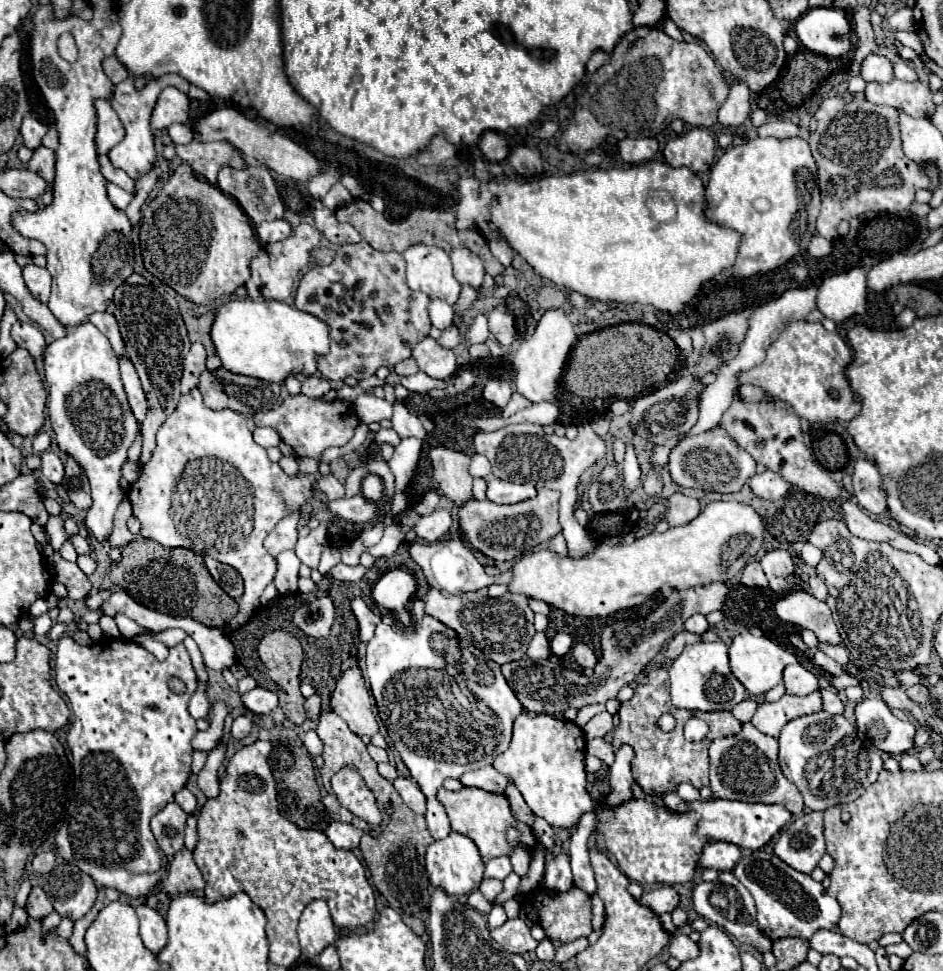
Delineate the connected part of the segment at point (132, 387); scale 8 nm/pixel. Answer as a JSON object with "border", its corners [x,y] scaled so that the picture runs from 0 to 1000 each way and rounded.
{"border":[[[133,366],[126,368],[126,378],[128,378],[128,390],[130,390],[130,399],[133,399],[133,405],[135,405],[139,423],[143,425],[145,434],[152,434],[154,427],[156,427],[158,417],[156,417],[156,409],[154,409],[154,405],[152,405],[147,386],[145,386],[141,374],[139,374]]]}

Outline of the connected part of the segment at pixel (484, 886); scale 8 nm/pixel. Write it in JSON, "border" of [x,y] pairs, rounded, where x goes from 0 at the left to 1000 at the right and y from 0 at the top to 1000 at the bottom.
{"border":[[[512,905],[512,909],[508,911],[508,918],[510,918],[521,930],[523,930],[525,922],[527,922],[531,916],[533,916],[533,911],[531,911],[529,905]]]}

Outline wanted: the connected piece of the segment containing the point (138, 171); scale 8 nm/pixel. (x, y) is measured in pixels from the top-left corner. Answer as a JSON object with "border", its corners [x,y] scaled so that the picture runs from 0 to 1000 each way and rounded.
{"border":[[[177,75],[177,77],[171,77],[171,79],[158,79],[152,90],[145,90],[143,79],[137,77],[133,83],[128,83],[122,90],[122,96],[118,100],[118,108],[124,114],[128,127],[133,131],[133,143],[126,149],[122,149],[122,153],[118,153],[116,164],[122,172],[130,174],[137,182],[150,182],[152,178],[156,178],[160,168],[166,162],[164,147],[162,147],[162,137],[160,137],[160,131],[158,131],[158,120],[160,120],[160,114],[164,110],[166,98],[171,96],[171,92],[175,92],[179,88],[186,88],[194,96],[200,94],[200,85],[192,77],[186,77],[186,75]]]}

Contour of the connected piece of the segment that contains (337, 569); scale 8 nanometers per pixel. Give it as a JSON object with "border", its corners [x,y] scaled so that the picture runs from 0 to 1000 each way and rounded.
{"border":[[[359,580],[359,582],[355,582],[351,588],[349,588],[349,592],[351,594],[355,594],[357,598],[366,598],[366,600],[372,600],[372,598],[381,598],[385,592],[387,592],[387,584],[385,582],[376,582],[376,584],[368,584],[368,582],[364,582],[364,580]]]}

